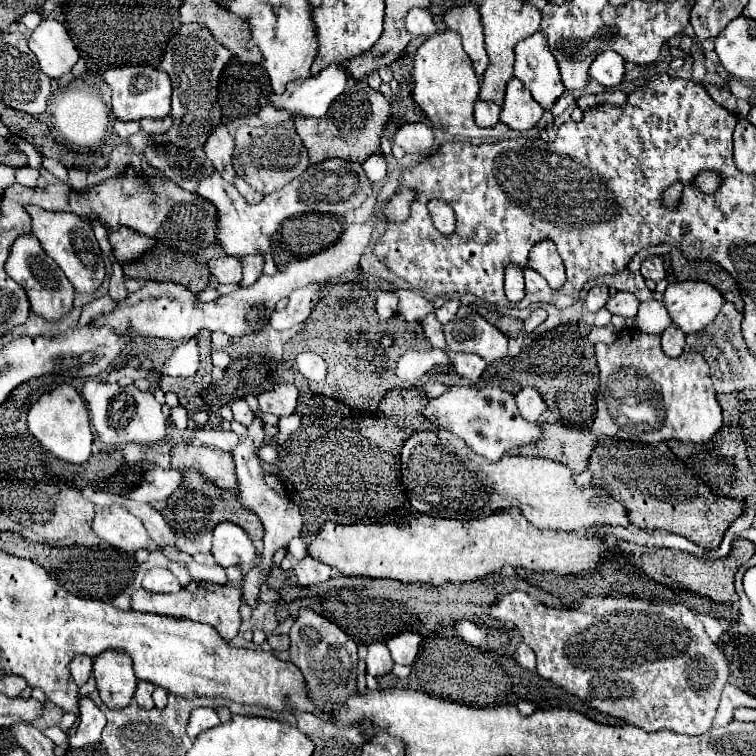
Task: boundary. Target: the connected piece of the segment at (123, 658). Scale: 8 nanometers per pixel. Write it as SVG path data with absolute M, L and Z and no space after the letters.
M104 650L94 658L94 676L102 702L120 710L128 706L134 696L138 678L132 668L132 658L122 650Z

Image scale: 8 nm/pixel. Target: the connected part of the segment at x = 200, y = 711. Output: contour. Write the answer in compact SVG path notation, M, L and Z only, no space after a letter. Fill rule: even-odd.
M196 708L192 714L190 714L190 720L188 720L188 726L186 726L186 734L194 740L198 734L202 734L206 728L214 728L218 726L220 720L216 716L216 710L214 708Z

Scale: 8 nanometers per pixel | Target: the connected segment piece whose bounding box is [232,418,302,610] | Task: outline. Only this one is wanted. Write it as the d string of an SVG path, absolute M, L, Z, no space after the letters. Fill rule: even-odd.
M254 418L252 426L248 428L248 436L240 440L240 444L232 450L232 456L234 456L234 464L236 464L236 478L238 478L238 490L240 490L240 502L248 502L246 508L250 508L254 514L258 514L258 518L262 520L264 524L264 548L262 548L262 556L260 556L260 562L254 564L244 582L242 582L242 598L244 602L254 610L258 606L258 596L260 596L260 584L264 582L268 570L274 566L272 562L272 556L274 552L280 548L280 546L286 546L294 536L300 536L300 530L302 530L302 516L300 516L300 510L298 506L286 498L286 496L280 496L276 494L264 480L264 468L262 468L262 460L258 458L258 448L262 446L264 442L264 428L262 428L262 420L260 418Z

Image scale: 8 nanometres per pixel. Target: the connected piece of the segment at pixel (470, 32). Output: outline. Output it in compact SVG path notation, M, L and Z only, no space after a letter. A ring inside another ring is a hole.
M464 6L448 10L444 16L444 22L450 30L458 32L462 36L462 46L466 54L472 60L472 68L478 78L482 78L486 66L488 66L488 54L484 50L484 34L482 34L482 22L476 6Z

